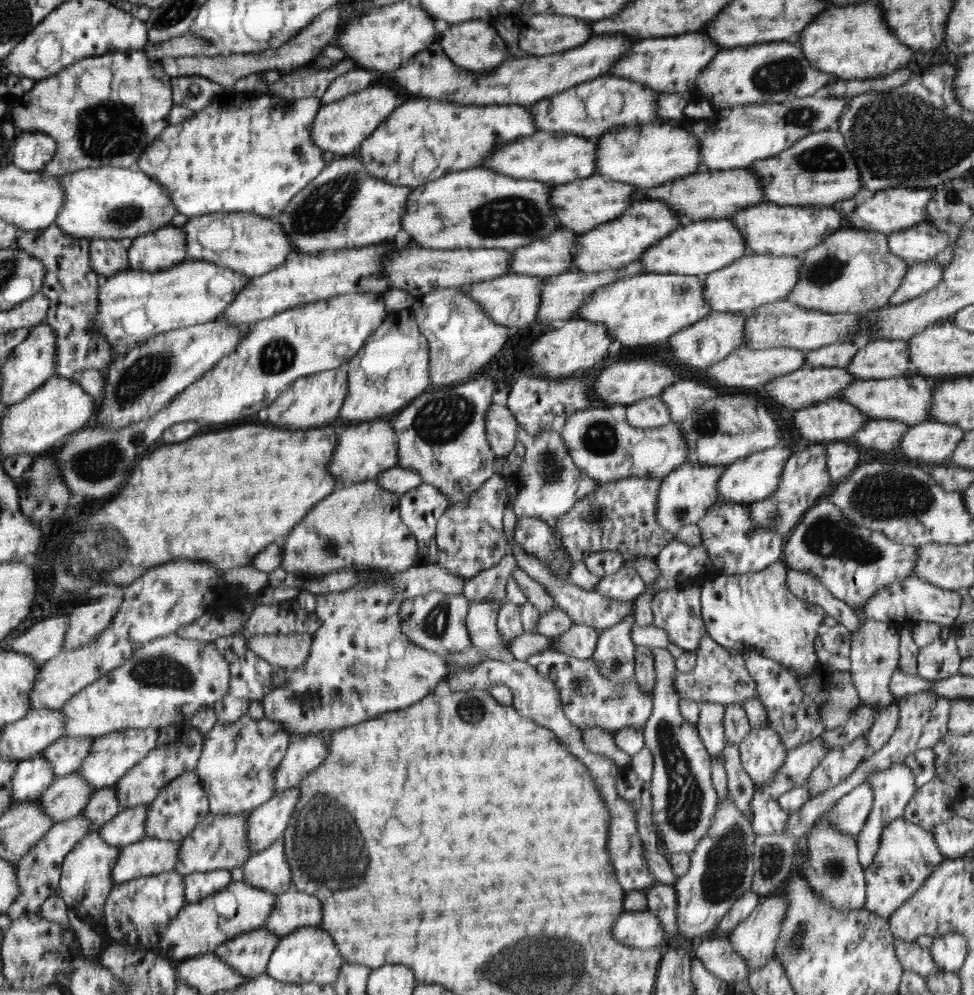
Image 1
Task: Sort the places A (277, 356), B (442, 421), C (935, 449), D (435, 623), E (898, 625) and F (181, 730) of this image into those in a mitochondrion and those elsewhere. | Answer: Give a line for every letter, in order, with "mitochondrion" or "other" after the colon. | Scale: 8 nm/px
A: mitochondrion
B: mitochondrion
C: other
D: mitochondrion
E: other
F: other

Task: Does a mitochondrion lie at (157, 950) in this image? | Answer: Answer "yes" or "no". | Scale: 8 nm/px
no

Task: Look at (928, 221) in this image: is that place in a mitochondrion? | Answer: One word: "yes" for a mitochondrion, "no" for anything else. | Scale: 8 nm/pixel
no

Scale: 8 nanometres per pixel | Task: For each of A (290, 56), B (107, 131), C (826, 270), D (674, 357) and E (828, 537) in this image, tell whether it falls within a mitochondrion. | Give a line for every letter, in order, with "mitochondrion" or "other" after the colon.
A: other
B: mitochondrion
C: mitochondrion
D: other
E: mitochondrion

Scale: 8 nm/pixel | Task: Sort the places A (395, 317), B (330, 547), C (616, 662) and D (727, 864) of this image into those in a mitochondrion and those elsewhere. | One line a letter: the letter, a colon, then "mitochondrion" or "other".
A: other
B: mitochondrion
C: mitochondrion
D: mitochondrion

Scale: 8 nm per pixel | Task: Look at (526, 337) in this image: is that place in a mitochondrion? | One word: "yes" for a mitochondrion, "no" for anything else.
no

